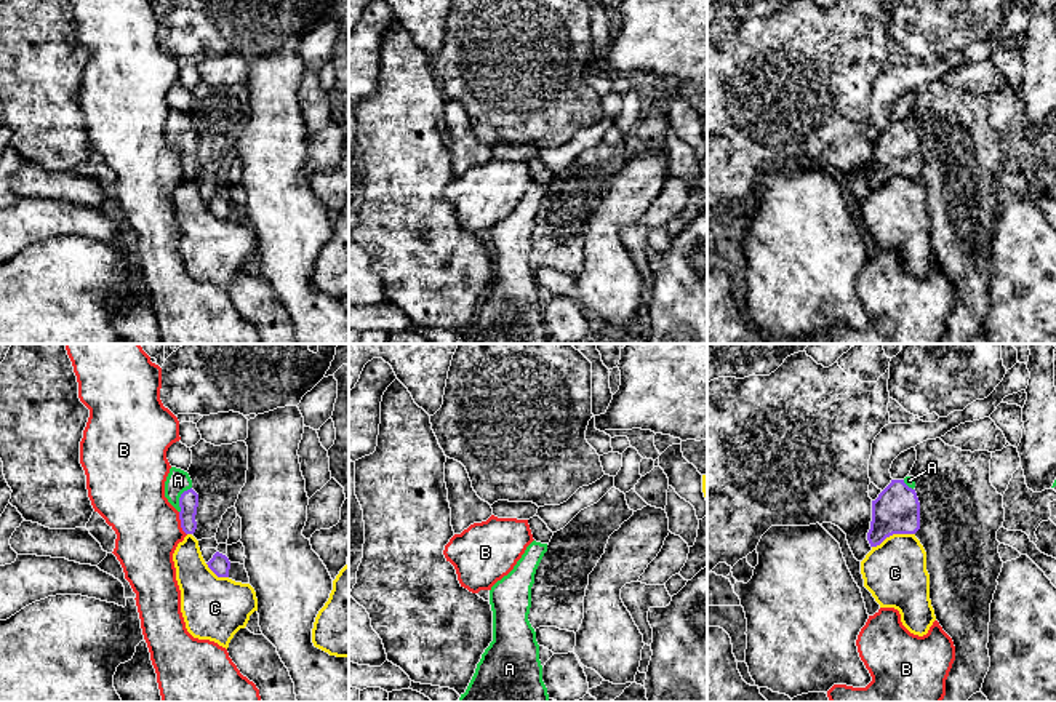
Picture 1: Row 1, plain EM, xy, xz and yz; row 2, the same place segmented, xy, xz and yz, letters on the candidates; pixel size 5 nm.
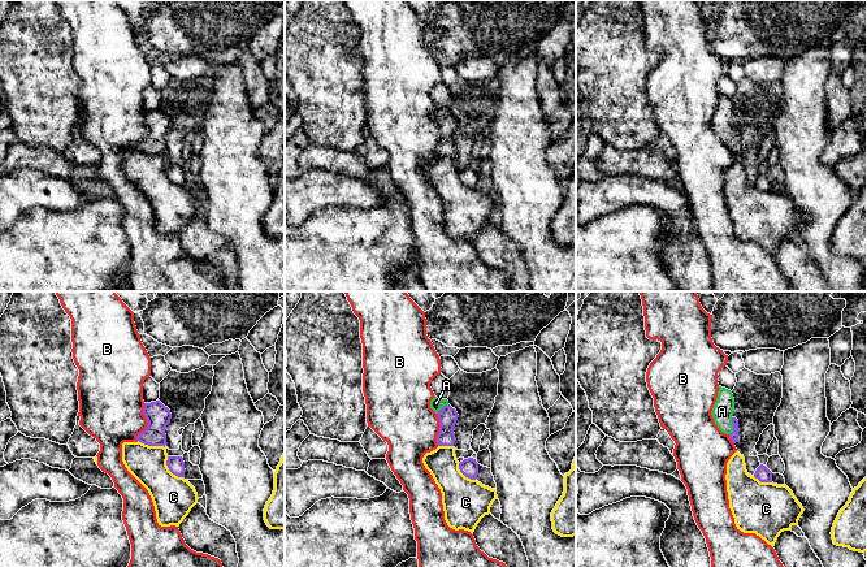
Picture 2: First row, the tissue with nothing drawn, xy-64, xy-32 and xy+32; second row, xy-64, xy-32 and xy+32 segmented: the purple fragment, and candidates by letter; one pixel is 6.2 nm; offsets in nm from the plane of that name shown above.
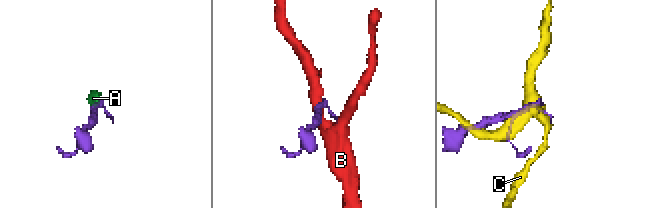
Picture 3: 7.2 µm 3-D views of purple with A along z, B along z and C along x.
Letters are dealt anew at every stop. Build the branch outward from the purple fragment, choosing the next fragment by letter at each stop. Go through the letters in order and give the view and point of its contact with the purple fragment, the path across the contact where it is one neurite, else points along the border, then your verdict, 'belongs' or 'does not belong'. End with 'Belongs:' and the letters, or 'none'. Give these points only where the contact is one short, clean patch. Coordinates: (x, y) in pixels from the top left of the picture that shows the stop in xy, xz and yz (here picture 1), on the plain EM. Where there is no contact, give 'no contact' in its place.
A: meets purple in xy at (180, 141); runs through xy (189, 141), (180, 141), (178, 122); belongs
B: meets purple in xy at (181, 165); border along xy (178, 154), (181, 171), (186, 176); does not belong
C: meets purple in yz at (893, 175); does not belong
Belongs: A

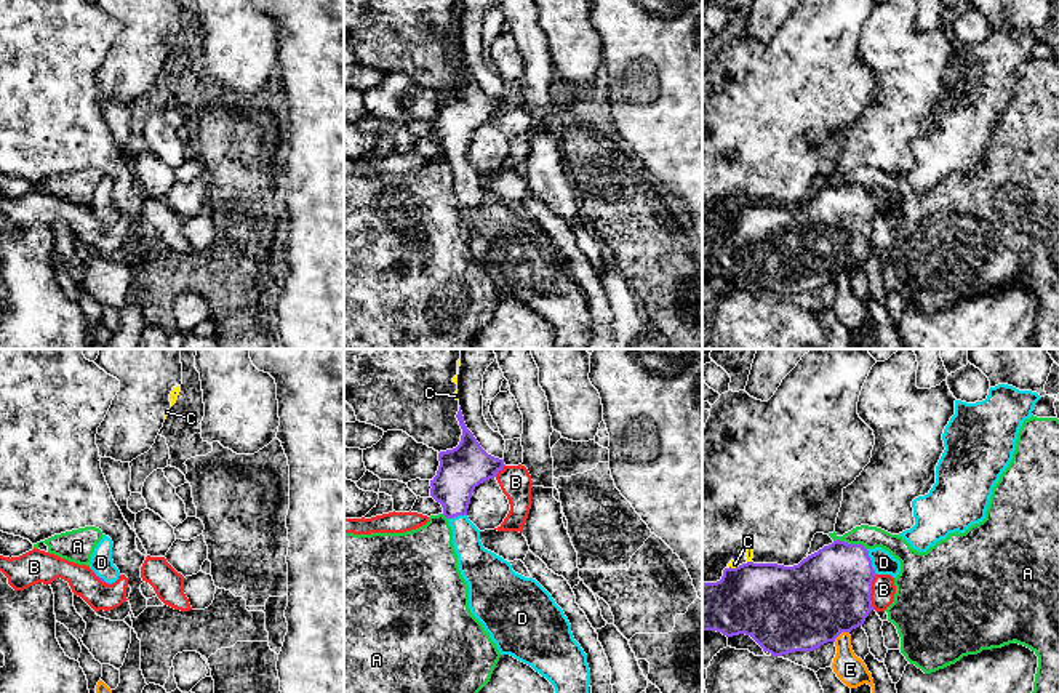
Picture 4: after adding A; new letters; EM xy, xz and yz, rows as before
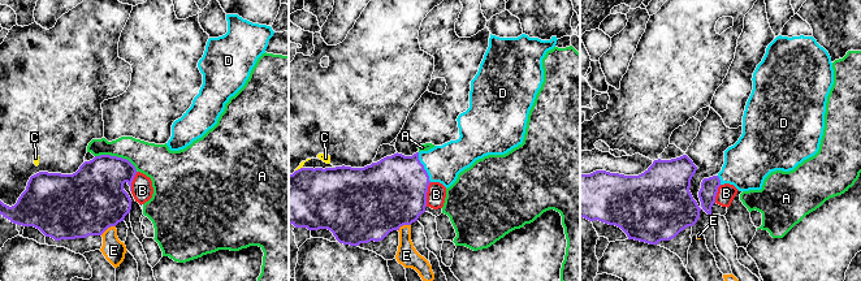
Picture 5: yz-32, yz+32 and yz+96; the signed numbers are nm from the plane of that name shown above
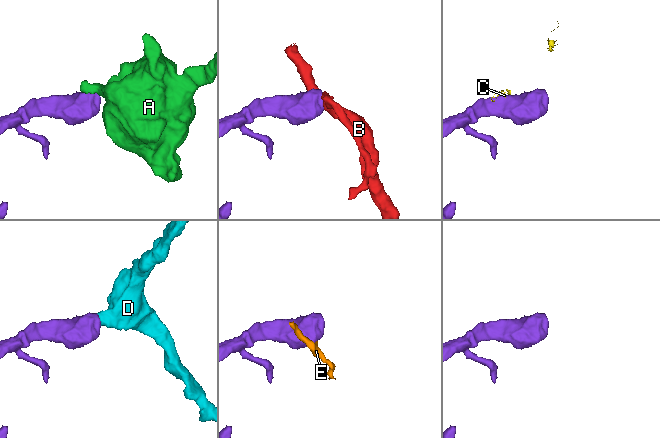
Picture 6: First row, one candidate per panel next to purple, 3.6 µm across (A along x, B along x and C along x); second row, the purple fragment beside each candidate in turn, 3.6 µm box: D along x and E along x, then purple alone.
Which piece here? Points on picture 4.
A: meets purple in yz at (850, 186); border along yz (834, 181), (858, 184), (866, 191); does not belong
B: meets purple in yz at (871, 232); does not belong
C: meets purple in yz at (733, 210); border along yz (730, 207), (736, 208); does not belong
D: meets purple in yz at (871, 204); runs through yz (831, 231), (853, 208), (871, 204), (883, 204); belongs
E: meets purple in yz at (840, 274); does not belong
Belongs: D

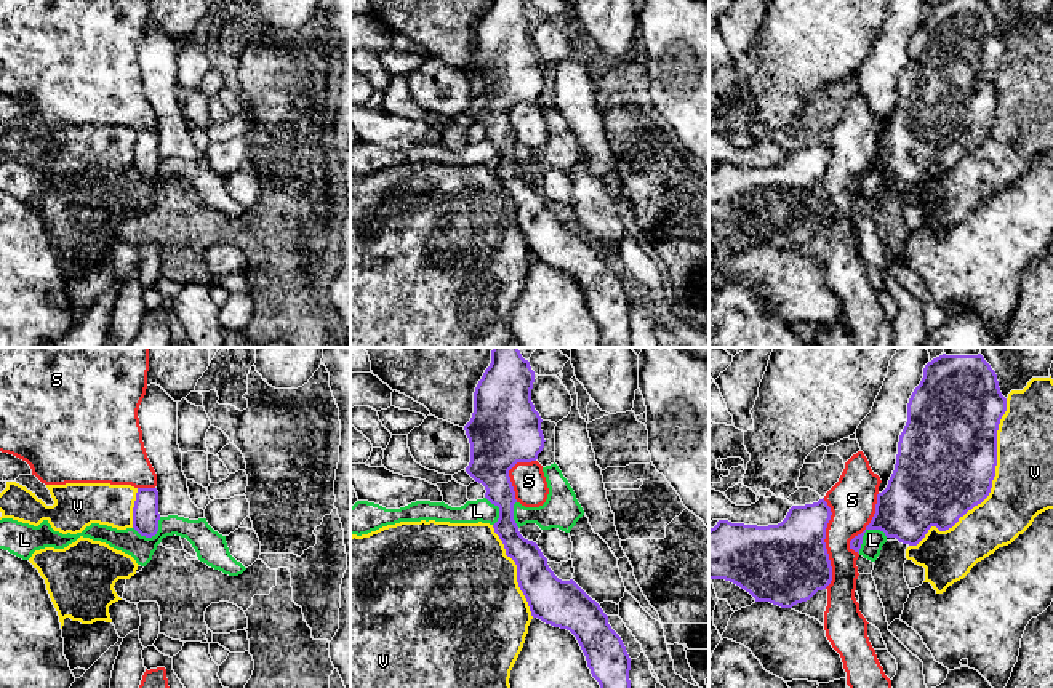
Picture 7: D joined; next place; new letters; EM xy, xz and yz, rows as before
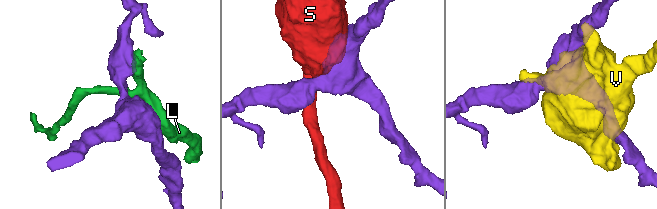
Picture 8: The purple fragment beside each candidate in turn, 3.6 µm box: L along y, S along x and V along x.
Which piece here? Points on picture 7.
L: meets purple in yz at (864, 173); border along yz (885, 175), (868, 172), (858, 194); does not belong
S: meets purple in yz at (824, 184); does not belong
V: meets purple in yz at (991, 128); does not belong
Belongs: none

